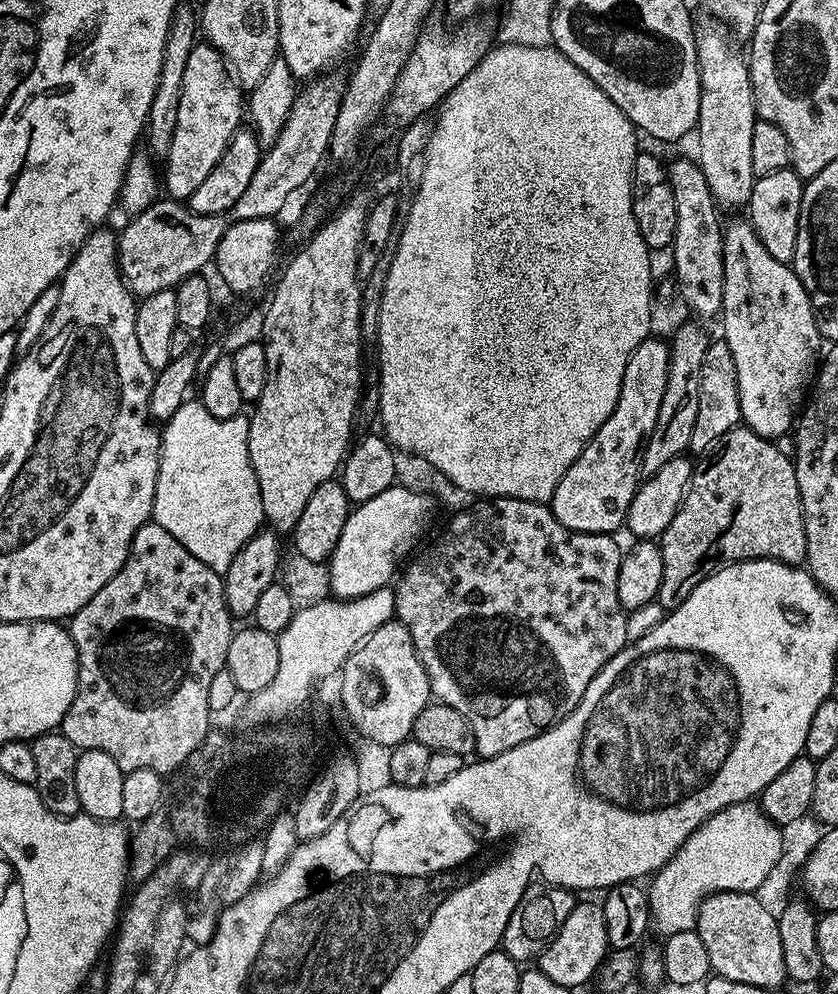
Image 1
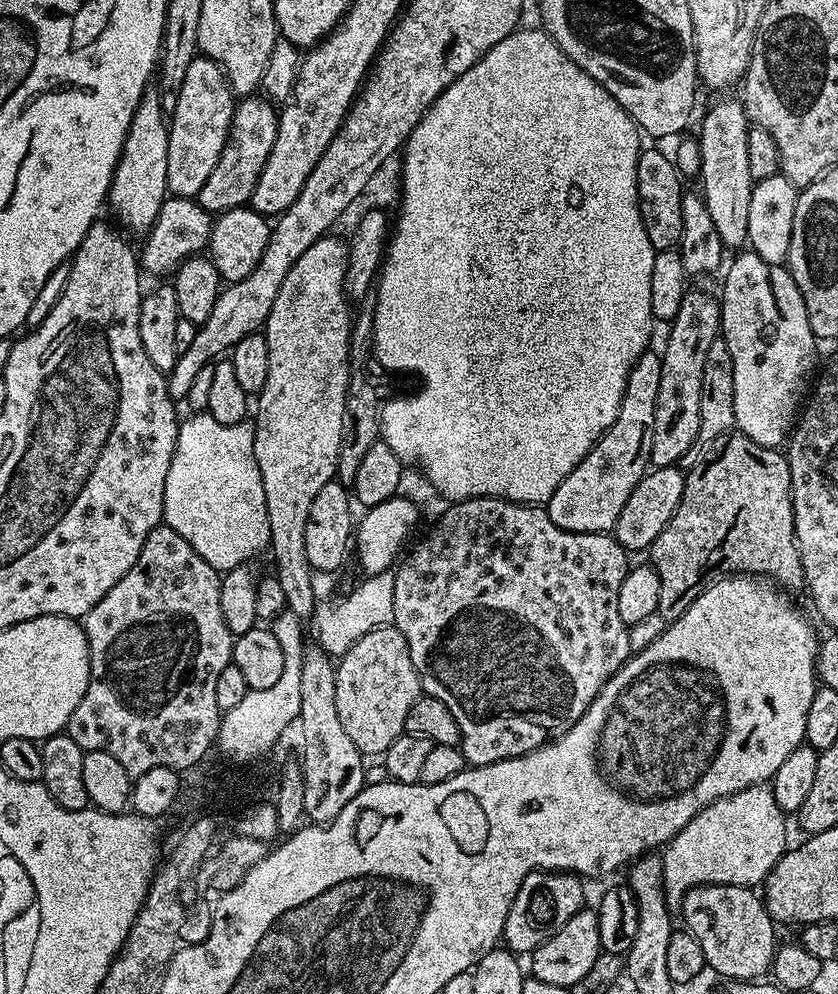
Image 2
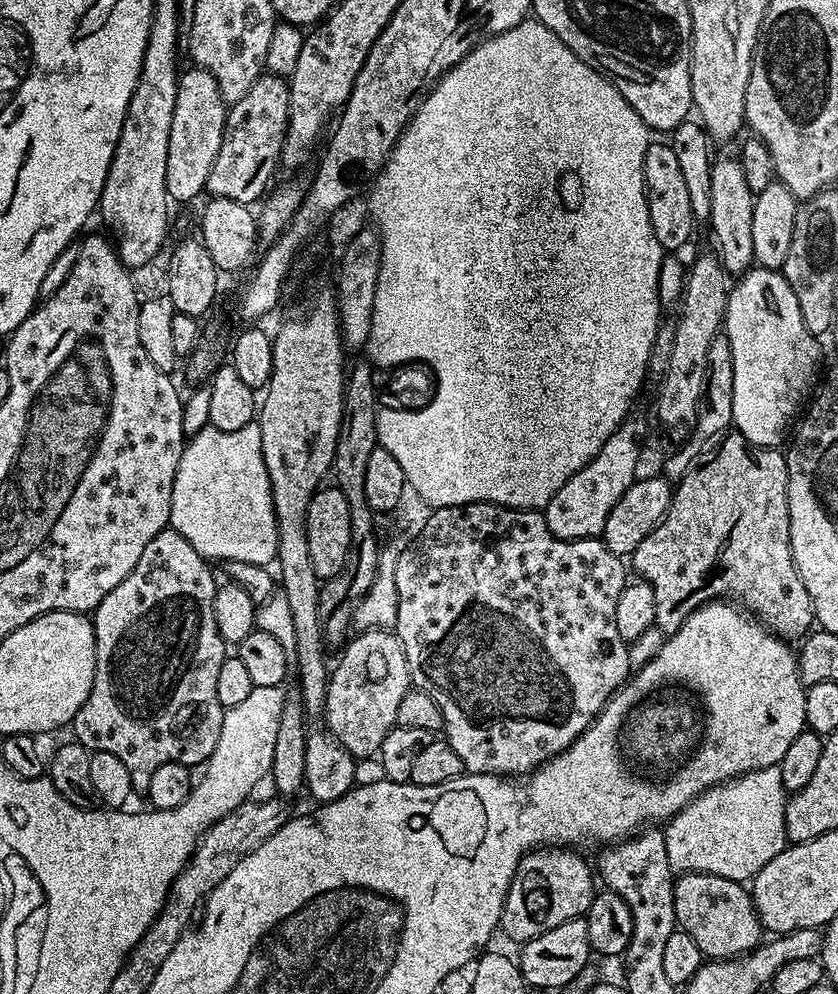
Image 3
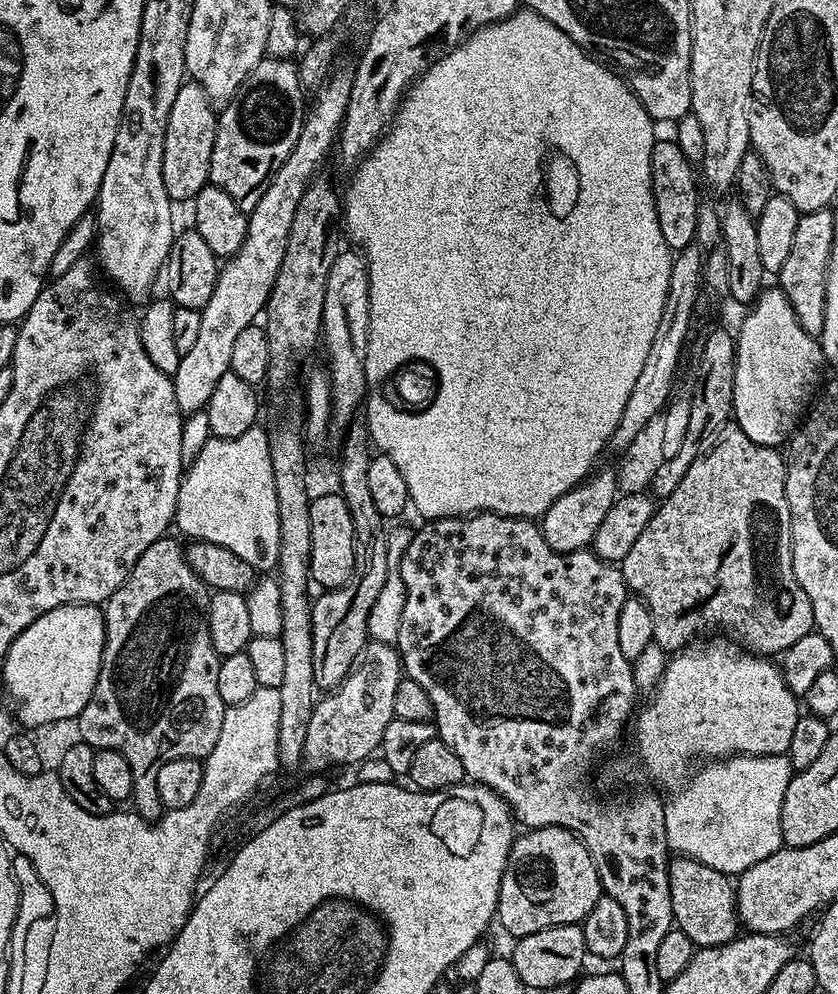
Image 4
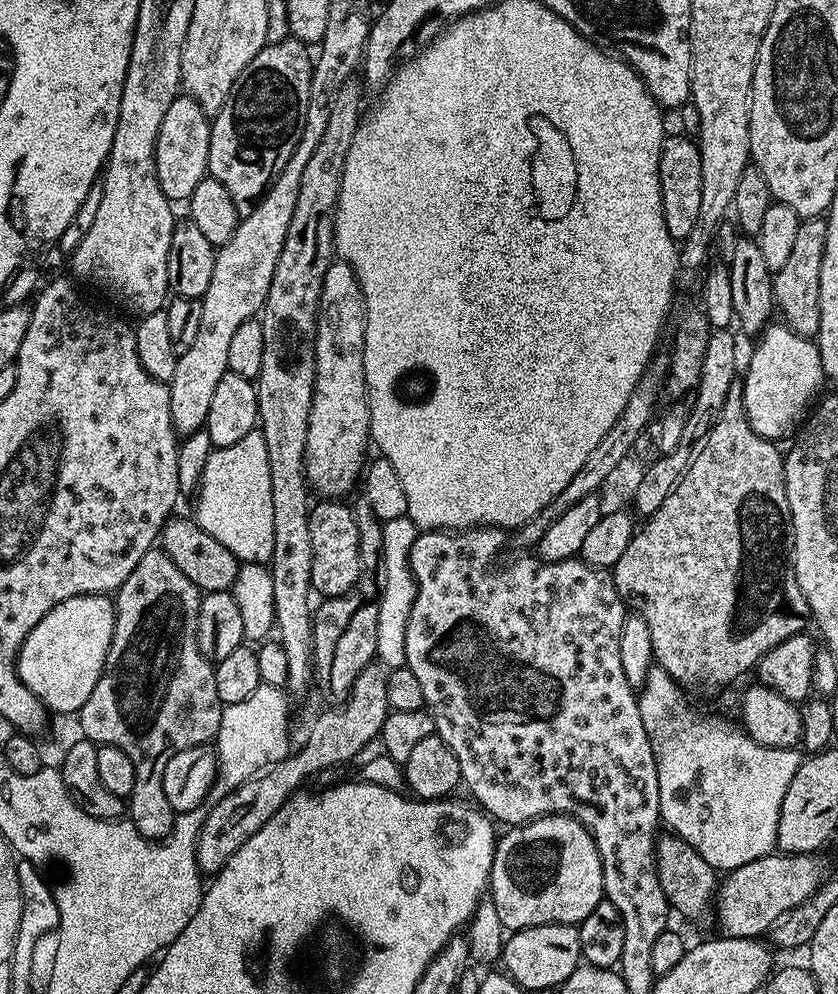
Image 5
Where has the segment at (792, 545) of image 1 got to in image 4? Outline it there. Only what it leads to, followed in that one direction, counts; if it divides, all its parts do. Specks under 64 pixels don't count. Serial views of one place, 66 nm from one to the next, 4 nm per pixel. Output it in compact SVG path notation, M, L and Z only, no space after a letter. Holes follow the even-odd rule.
M729 422L722 425L719 430L707 440L704 447L700 449L698 458L690 462L690 470L686 470L686 475L682 477L682 482L674 486L674 494L663 497L659 501L656 513L646 522L646 530L634 542L630 554L619 561L618 567L624 575L624 582L628 586L629 593L635 594L639 599L646 602L650 614L654 620L653 641L665 653L675 654L682 648L693 643L707 628L721 628L725 637L731 638L741 649L749 653L765 658L775 657L783 654L798 638L806 638L806 634L814 631L814 610L810 606L810 598L806 598L806 590L798 586L796 575L794 574L794 562L792 561L792 531L790 530L790 506L786 502L786 486L784 485L784 470L786 460L780 456L775 447L755 444L743 433L739 425Z

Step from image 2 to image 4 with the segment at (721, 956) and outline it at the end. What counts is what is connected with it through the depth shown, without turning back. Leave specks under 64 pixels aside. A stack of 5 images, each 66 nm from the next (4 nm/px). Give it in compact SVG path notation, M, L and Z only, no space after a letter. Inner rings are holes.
M676 854L668 861L668 878L675 927L680 928L686 938L690 938L693 946L697 949L722 946L736 939L742 925L736 915L734 884L725 873Z

